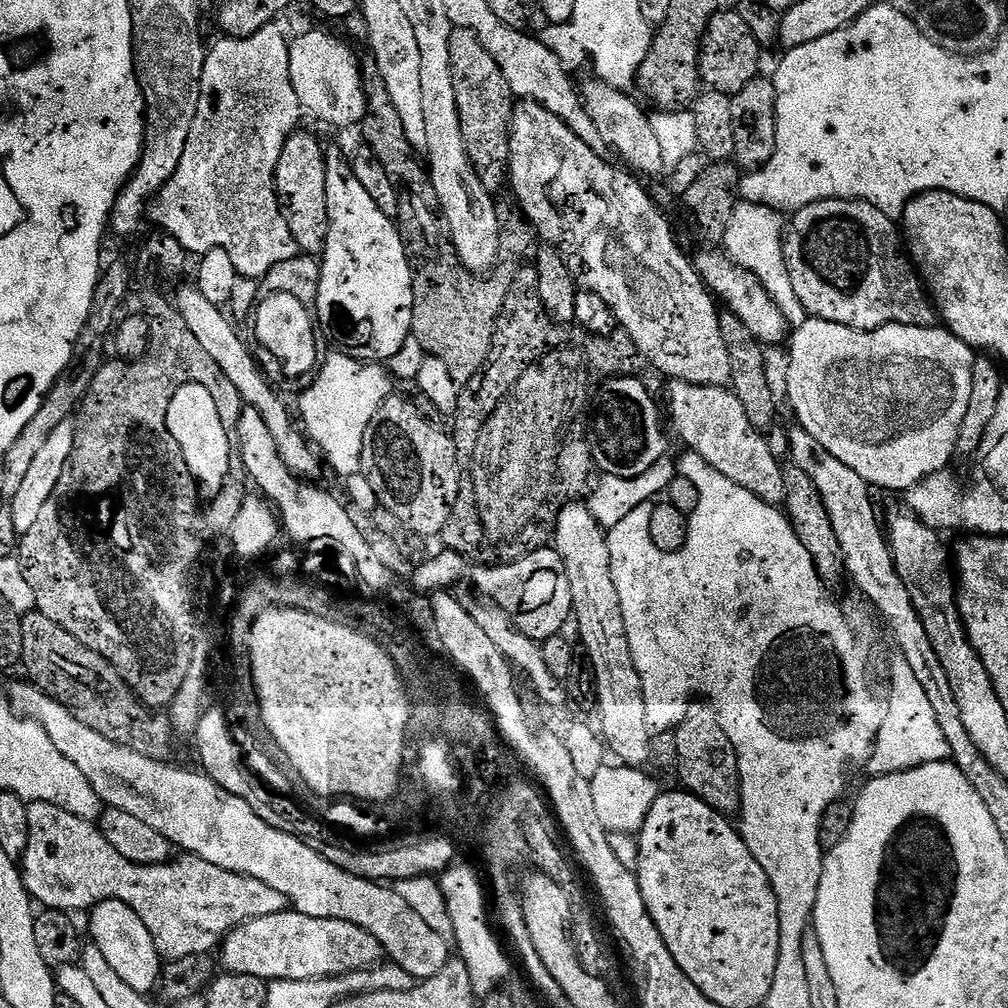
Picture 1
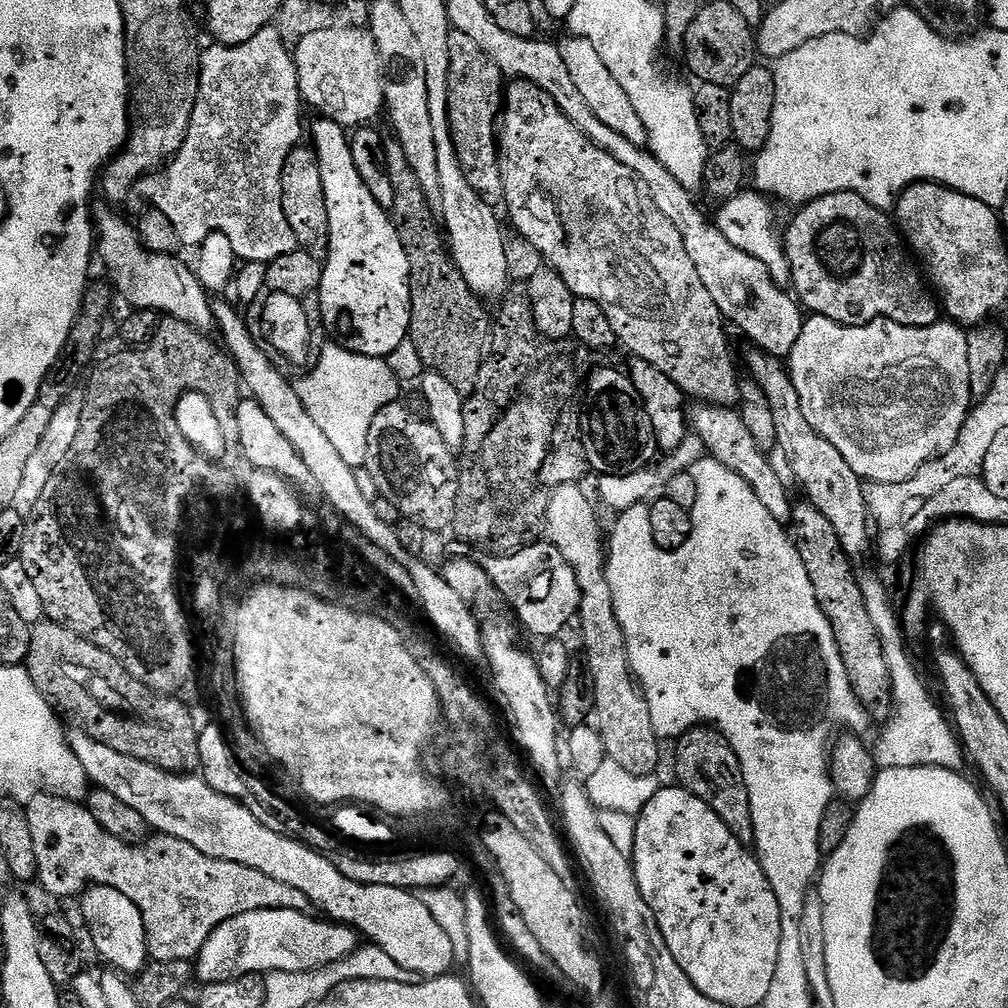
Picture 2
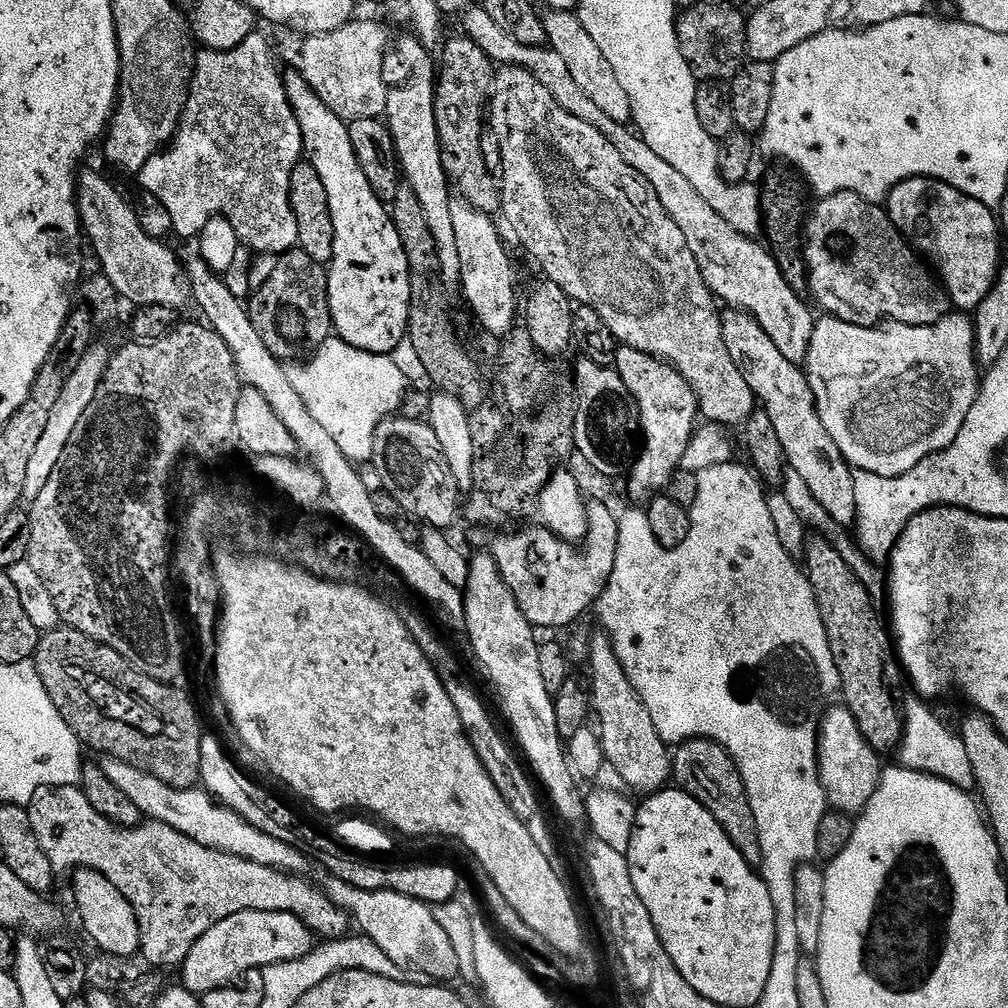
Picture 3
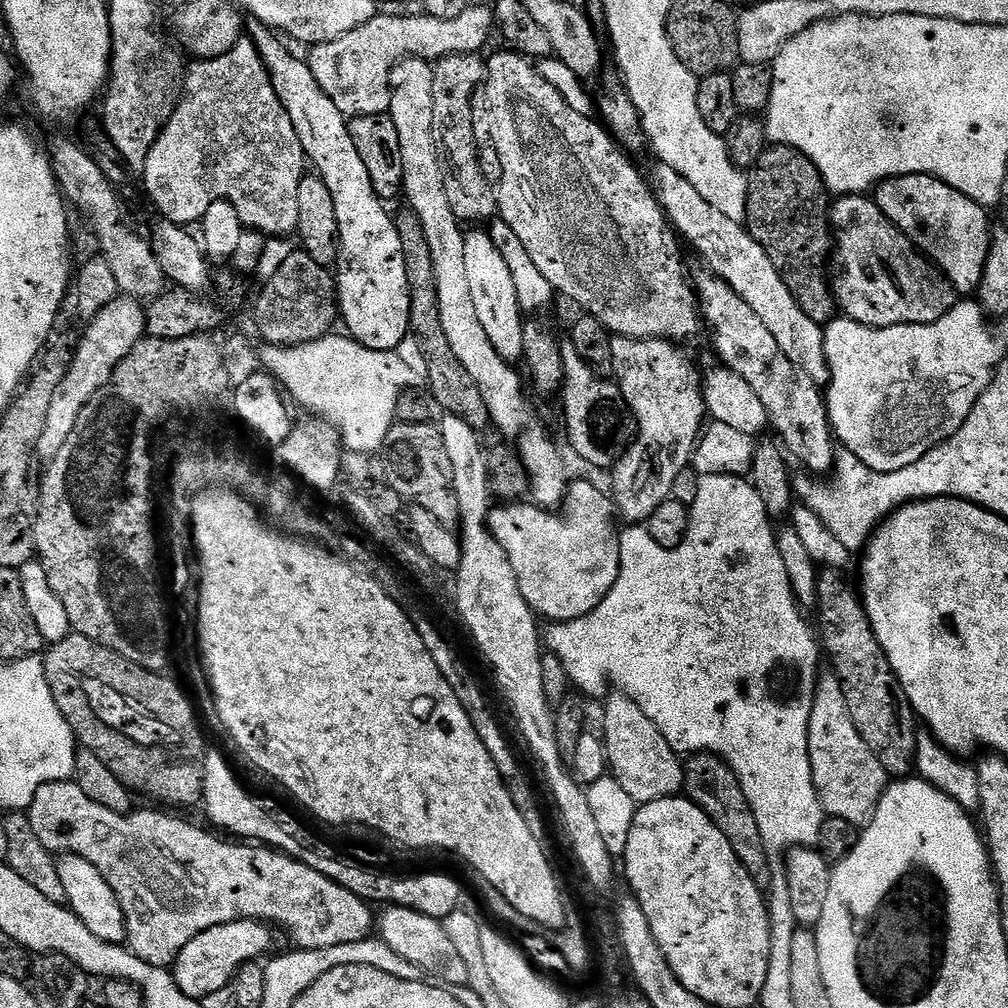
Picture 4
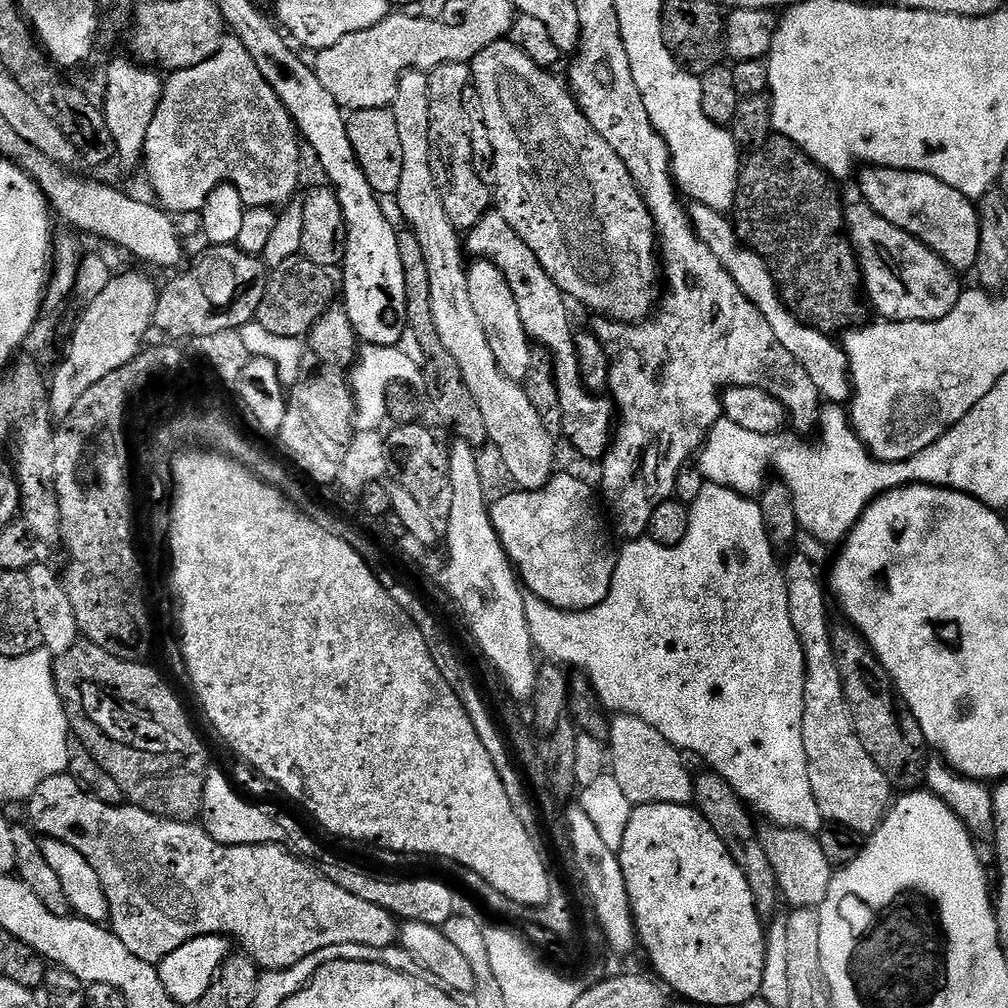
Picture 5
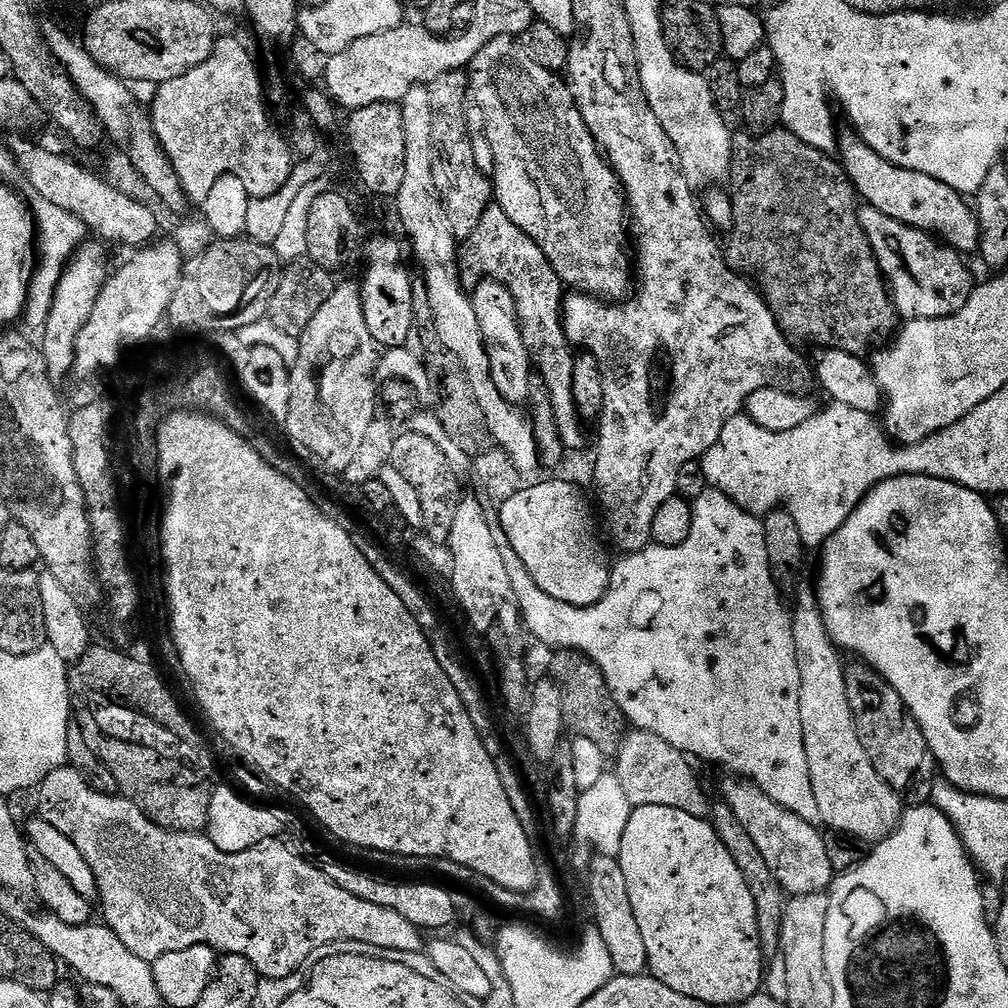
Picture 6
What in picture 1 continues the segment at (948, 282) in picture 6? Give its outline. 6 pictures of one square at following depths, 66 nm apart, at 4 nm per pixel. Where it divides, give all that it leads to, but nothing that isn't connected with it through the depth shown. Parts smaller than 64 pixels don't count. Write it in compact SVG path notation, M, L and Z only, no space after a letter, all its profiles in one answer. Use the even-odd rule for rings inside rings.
M816 198L810 206L791 213L789 224L782 241L782 257L784 256L784 268L788 271L788 284L796 295L796 300L808 311L809 317L826 322L838 322L842 326L850 326L859 332L873 332L887 324L901 324L902 326L918 326L919 328L930 328L937 323L938 313L906 251L906 245L902 239L901 229L893 217L882 214L874 206L867 204L859 198Z

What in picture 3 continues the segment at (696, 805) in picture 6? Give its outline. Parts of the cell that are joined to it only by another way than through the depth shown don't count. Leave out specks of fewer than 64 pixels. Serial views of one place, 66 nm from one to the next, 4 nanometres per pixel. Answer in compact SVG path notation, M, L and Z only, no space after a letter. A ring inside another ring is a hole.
M599 635L593 638L592 645L588 648L588 664L592 667L591 711L595 718L597 716L600 719L598 735L604 747L605 761L610 766L614 766L614 770L618 770L618 774L622 774L625 789L633 788L636 792L644 792L643 794L661 791L673 779L669 745L665 744L664 738L658 734L658 730L654 730L654 718L650 718L650 710L646 710L646 706L640 701L640 696L634 690L630 678L626 678L626 672L622 670L620 659L611 640L607 635Z

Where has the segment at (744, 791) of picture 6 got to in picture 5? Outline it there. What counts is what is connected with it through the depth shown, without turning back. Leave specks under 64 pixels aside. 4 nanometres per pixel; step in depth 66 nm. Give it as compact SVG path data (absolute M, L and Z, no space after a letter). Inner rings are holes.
M774 826L761 835L761 840L770 866L774 867L783 901L793 909L817 909L825 901L834 875L832 863L823 853L819 839L813 833Z

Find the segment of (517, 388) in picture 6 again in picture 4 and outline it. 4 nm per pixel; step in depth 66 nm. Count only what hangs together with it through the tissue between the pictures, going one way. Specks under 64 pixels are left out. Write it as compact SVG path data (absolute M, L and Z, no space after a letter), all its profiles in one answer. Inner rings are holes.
M472 230L464 237L466 246L466 275L470 282L470 294L474 301L474 310L478 314L478 322L486 329L486 334L493 344L494 350L503 360L516 362L524 355L522 346L522 330L525 317L518 302L518 289L514 287L514 277L506 267L506 260L494 246L491 235L484 230Z

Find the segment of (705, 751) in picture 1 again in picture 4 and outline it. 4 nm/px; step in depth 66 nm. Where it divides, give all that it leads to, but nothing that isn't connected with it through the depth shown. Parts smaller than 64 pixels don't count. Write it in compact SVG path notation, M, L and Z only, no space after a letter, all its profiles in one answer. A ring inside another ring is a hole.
M698 752L687 757L684 764L683 795L693 800L696 805L712 819L714 826L726 834L726 842L730 842L730 850L738 854L738 862L746 866L746 870L754 878L761 890L770 884L770 853L764 848L762 834L758 830L758 822L750 810L750 802L746 802L746 794L742 794L742 786L730 770L730 766L711 752Z

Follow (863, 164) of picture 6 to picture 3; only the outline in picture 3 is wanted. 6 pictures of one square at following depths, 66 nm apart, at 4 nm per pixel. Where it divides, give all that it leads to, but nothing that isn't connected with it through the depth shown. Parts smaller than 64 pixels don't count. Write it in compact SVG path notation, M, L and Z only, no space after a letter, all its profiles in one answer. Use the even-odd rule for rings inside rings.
M915 176L894 186L886 201L886 211L896 229L903 234L905 240L916 249L917 253L929 265L936 264L935 275L944 291L948 293L951 307L964 314L975 313L982 298L990 294L996 281L996 274L1002 267L1002 261L1000 261L1002 229L998 223L997 213L982 202L962 194L962 190L941 180L931 180L928 176Z

